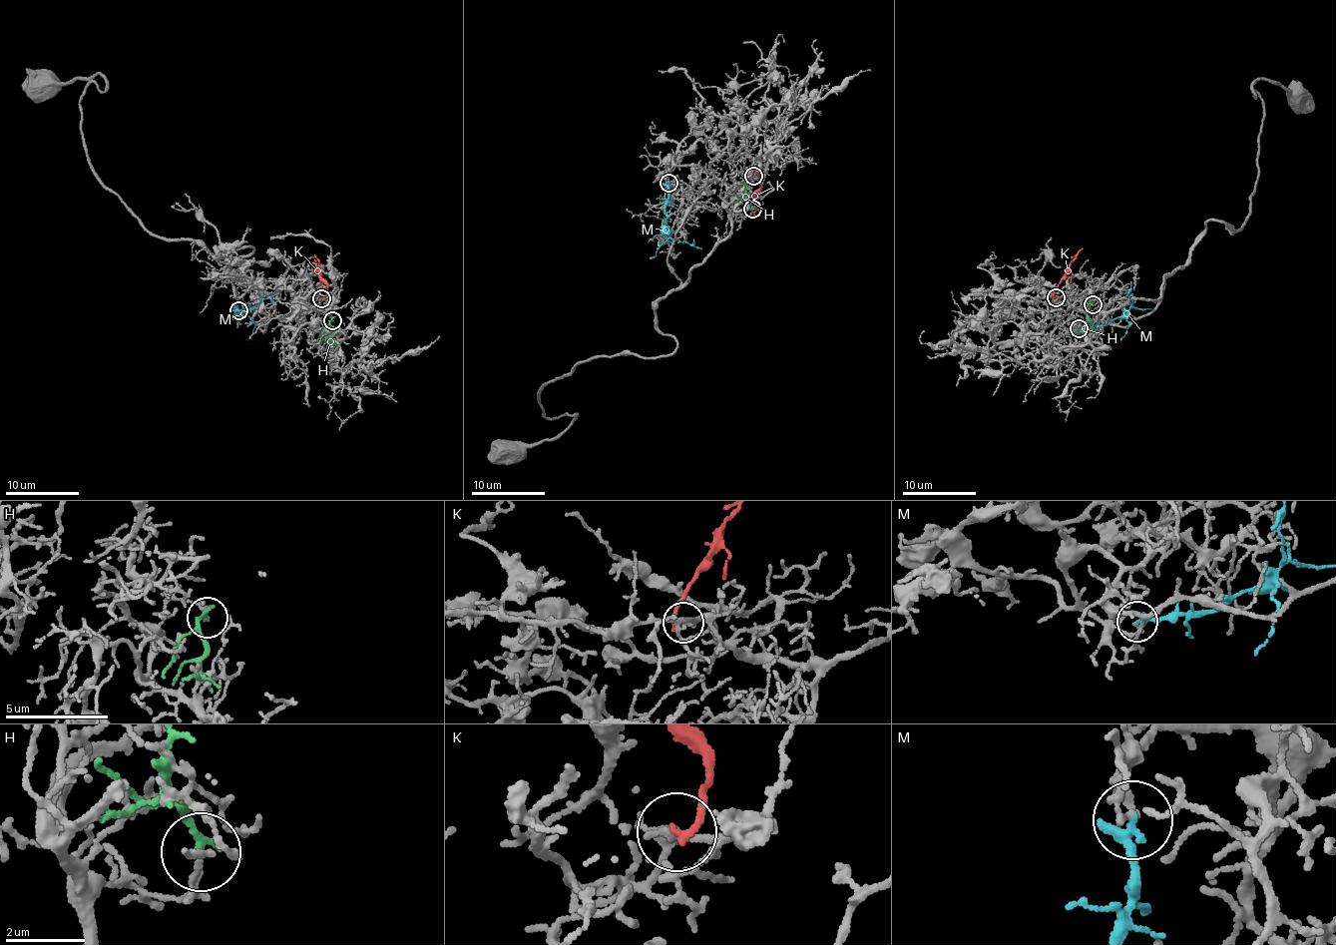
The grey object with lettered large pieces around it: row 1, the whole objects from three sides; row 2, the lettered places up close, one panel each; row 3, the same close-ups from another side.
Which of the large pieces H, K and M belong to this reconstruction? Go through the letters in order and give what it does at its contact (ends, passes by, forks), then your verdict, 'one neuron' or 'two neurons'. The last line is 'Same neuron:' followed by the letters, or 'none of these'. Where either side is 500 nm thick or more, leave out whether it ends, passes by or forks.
H: it ends; two neurons
K: it ends; two neurons
M: it ends; two neurons
Same neuron: none of these

